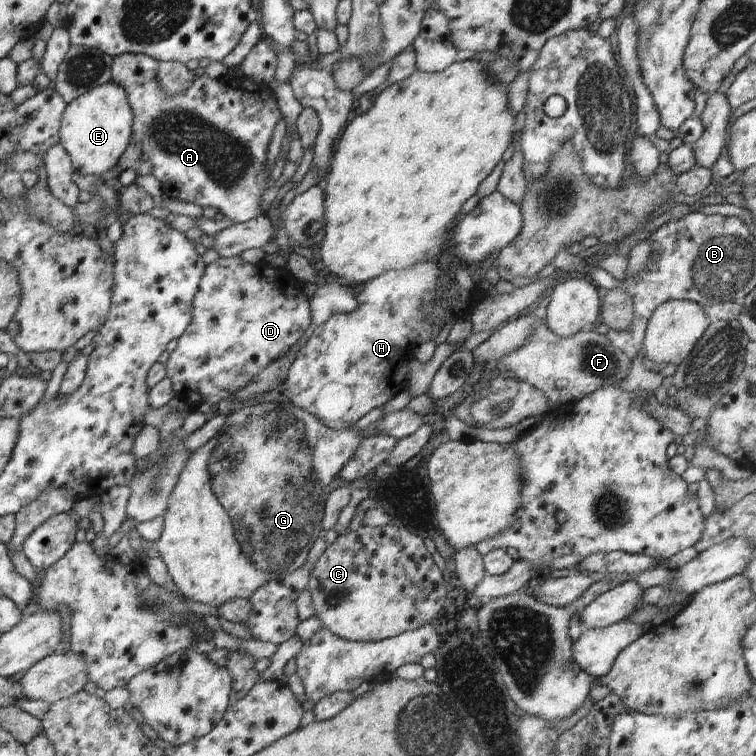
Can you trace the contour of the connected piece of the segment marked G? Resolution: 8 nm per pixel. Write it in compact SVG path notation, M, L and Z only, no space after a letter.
M259 399L254 404L248 404L248 406L240 408L238 412L232 410L232 412L228 413L217 436L209 440L203 447L197 448L186 459L176 484L169 494L167 509L163 514L164 528L157 540L156 550L160 552L172 580L179 588L180 594L186 596L188 602L197 609L211 609L215 611L216 608L223 605L226 601L248 599L255 590L265 585L270 579L293 573L302 567L306 562L310 548L312 548L314 541L319 538L318 534L323 529L321 522L325 510L326 496L338 481L340 469L350 460L351 456L354 456L360 441L364 440L362 435L363 430L359 429L338 430L328 428L313 414L288 403L285 407L279 406L272 409L266 402Z

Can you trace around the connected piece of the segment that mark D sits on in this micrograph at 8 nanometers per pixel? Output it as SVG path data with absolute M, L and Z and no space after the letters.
M220 257L214 263L205 265L204 274L194 295L191 310L192 320L184 334L177 338L178 346L170 352L170 357L166 363L167 377L172 381L176 396L190 404L192 409L198 408L202 402L208 402L211 406L218 407L220 404L223 405L225 401L228 401L231 395L235 395L236 392L248 385L252 378L260 374L271 362L286 354L287 350L300 340L300 337L308 330L308 326L311 323L309 298L306 296L306 293L302 292L302 288L304 288L304 284L298 282L298 279L296 280L294 276L290 276L290 271L287 267L274 268L265 260L257 264L251 264L245 262L242 257Z

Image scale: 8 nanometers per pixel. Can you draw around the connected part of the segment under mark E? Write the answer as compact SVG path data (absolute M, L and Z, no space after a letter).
M113 81L85 92L66 105L59 128L60 144L80 175L97 174L112 169L131 143L133 112L125 90Z

